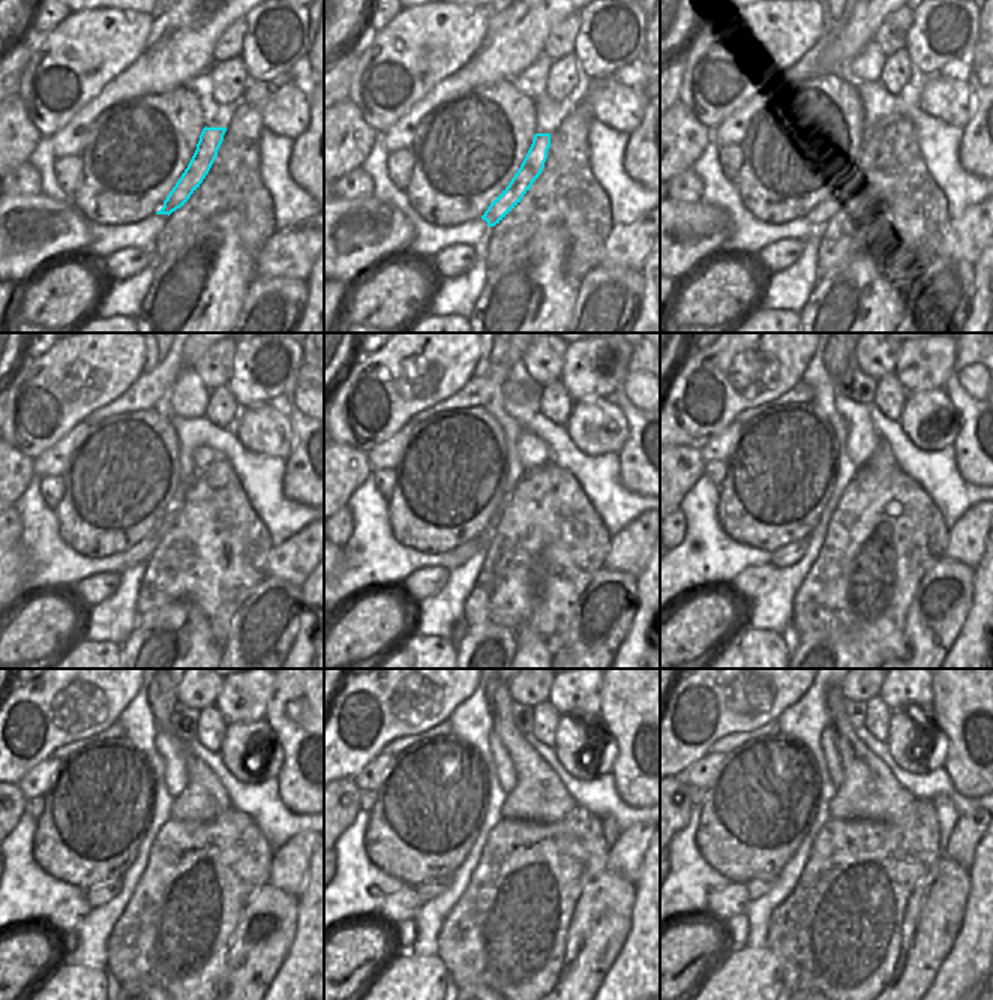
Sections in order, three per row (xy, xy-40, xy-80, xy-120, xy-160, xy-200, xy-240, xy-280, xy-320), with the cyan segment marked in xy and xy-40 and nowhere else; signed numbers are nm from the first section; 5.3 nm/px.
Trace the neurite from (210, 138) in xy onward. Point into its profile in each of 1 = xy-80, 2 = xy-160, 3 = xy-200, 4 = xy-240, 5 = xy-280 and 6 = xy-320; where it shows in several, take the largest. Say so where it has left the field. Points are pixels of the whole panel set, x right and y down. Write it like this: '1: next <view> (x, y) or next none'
1: next xy-80 (846, 188)
2: next xy-160 (465, 552)
3: next xy-200 (788, 555)
4: next xy-240 (99, 894)
5: next xy-280 (429, 889)
6: next xy-320 (759, 886)

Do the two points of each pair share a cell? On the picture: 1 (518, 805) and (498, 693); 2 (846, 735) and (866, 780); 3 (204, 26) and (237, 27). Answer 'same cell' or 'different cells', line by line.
1: same cell
2: same cell
3: different cells

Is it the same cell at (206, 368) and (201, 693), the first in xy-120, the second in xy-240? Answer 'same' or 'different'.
same

